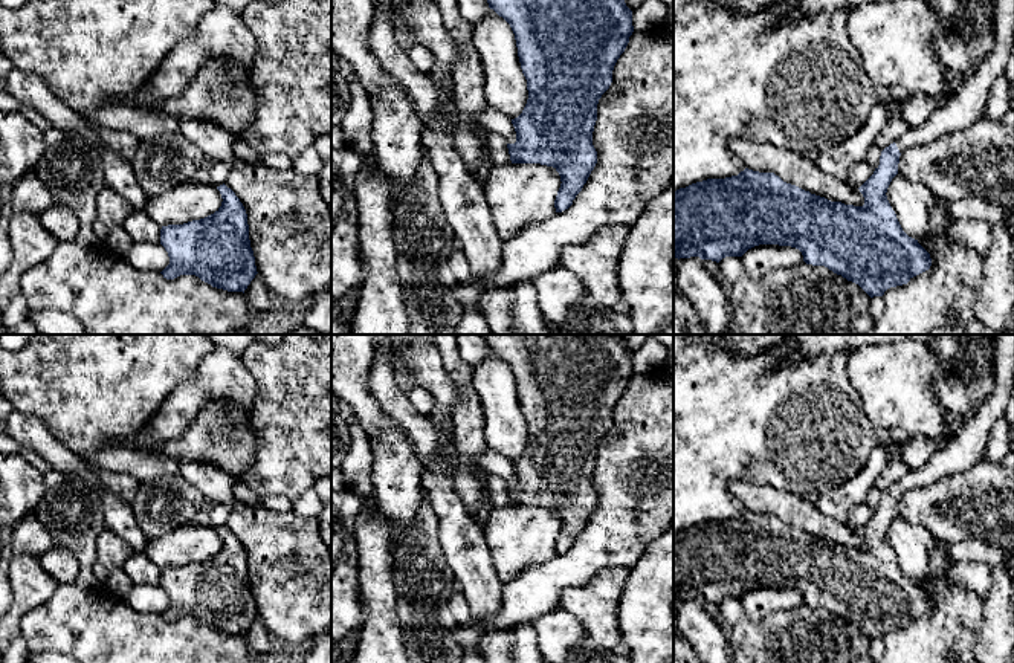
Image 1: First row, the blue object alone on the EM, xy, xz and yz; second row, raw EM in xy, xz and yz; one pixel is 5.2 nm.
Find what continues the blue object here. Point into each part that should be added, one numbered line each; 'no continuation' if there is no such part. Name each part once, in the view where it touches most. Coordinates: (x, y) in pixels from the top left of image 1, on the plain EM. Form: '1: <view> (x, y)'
1: yz (965, 449)

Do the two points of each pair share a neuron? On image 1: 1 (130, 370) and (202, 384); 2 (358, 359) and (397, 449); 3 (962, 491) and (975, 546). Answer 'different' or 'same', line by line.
1: different
2: same
3: different

